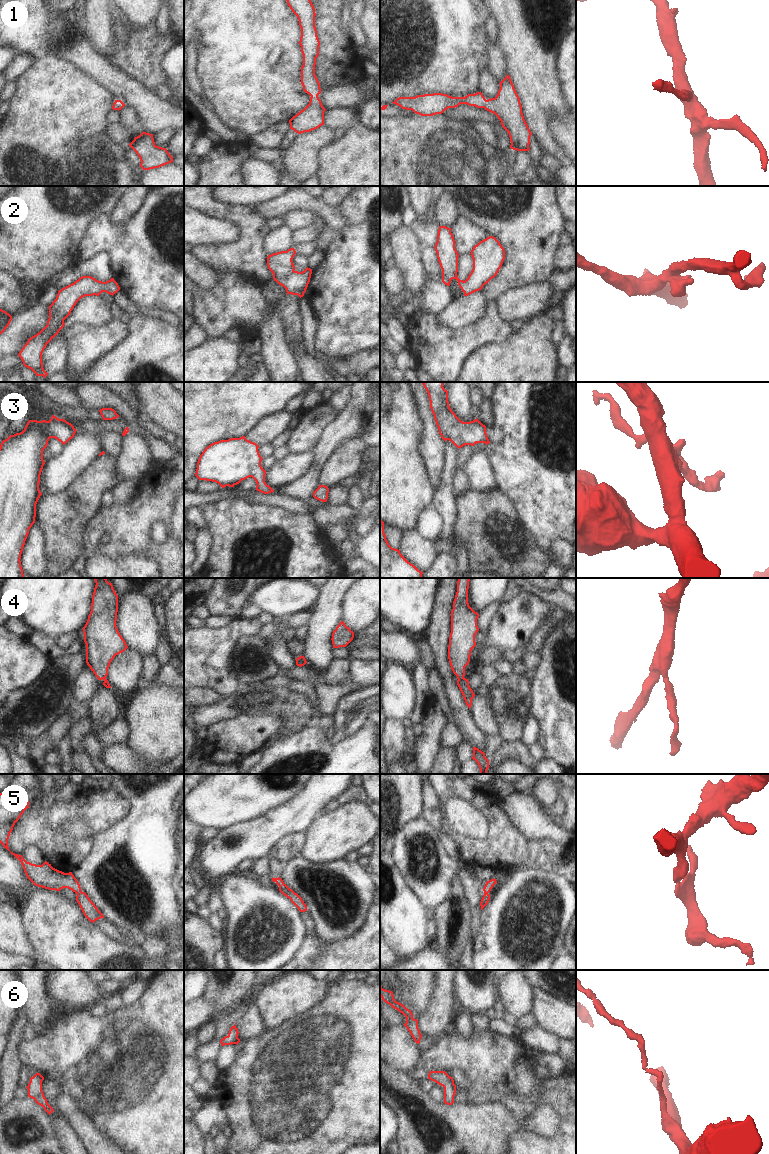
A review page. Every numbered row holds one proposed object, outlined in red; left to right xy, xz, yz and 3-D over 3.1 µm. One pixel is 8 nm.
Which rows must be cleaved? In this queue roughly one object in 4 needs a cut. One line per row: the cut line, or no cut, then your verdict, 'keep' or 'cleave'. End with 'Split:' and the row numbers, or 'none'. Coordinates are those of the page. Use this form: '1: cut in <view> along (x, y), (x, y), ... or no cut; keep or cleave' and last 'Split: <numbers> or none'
1: no cut; keep
2: no cut; keep
3: no cut; keep
4: no cut; keep
5: no cut; keep
6: no cut; keep
Split: none

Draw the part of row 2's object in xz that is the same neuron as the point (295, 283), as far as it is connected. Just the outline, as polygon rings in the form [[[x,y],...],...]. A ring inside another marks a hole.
[[[290,248],[268,255],[267,266],[273,274],[274,281],[286,289],[287,295],[298,295],[301,298],[310,282],[312,269],[307,267],[302,272],[296,271],[292,261],[295,254],[295,249]]]

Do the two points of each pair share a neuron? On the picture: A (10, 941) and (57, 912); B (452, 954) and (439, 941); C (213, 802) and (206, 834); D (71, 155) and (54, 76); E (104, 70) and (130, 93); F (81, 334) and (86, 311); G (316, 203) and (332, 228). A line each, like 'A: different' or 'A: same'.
A: different
B: same
C: different
D: same
E: same
F: different
G: same

